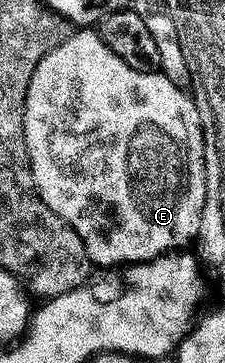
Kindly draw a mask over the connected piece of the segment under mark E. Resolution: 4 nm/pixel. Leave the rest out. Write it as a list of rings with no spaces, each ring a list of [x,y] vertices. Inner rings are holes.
[[[74,30],[66,43],[59,45],[59,49],[55,49],[47,57],[43,57],[43,65],[35,69],[35,77],[31,77],[31,89],[27,89],[25,136],[37,190],[51,209],[51,213],[63,217],[83,237],[94,268],[116,269],[131,263],[150,263],[152,259],[159,259],[162,255],[177,253],[188,248],[185,246],[192,239],[194,242],[200,236],[203,209],[207,201],[207,165],[205,134],[199,109],[192,94],[170,83],[165,74],[131,69],[123,58],[117,56],[105,44],[96,30]]]

